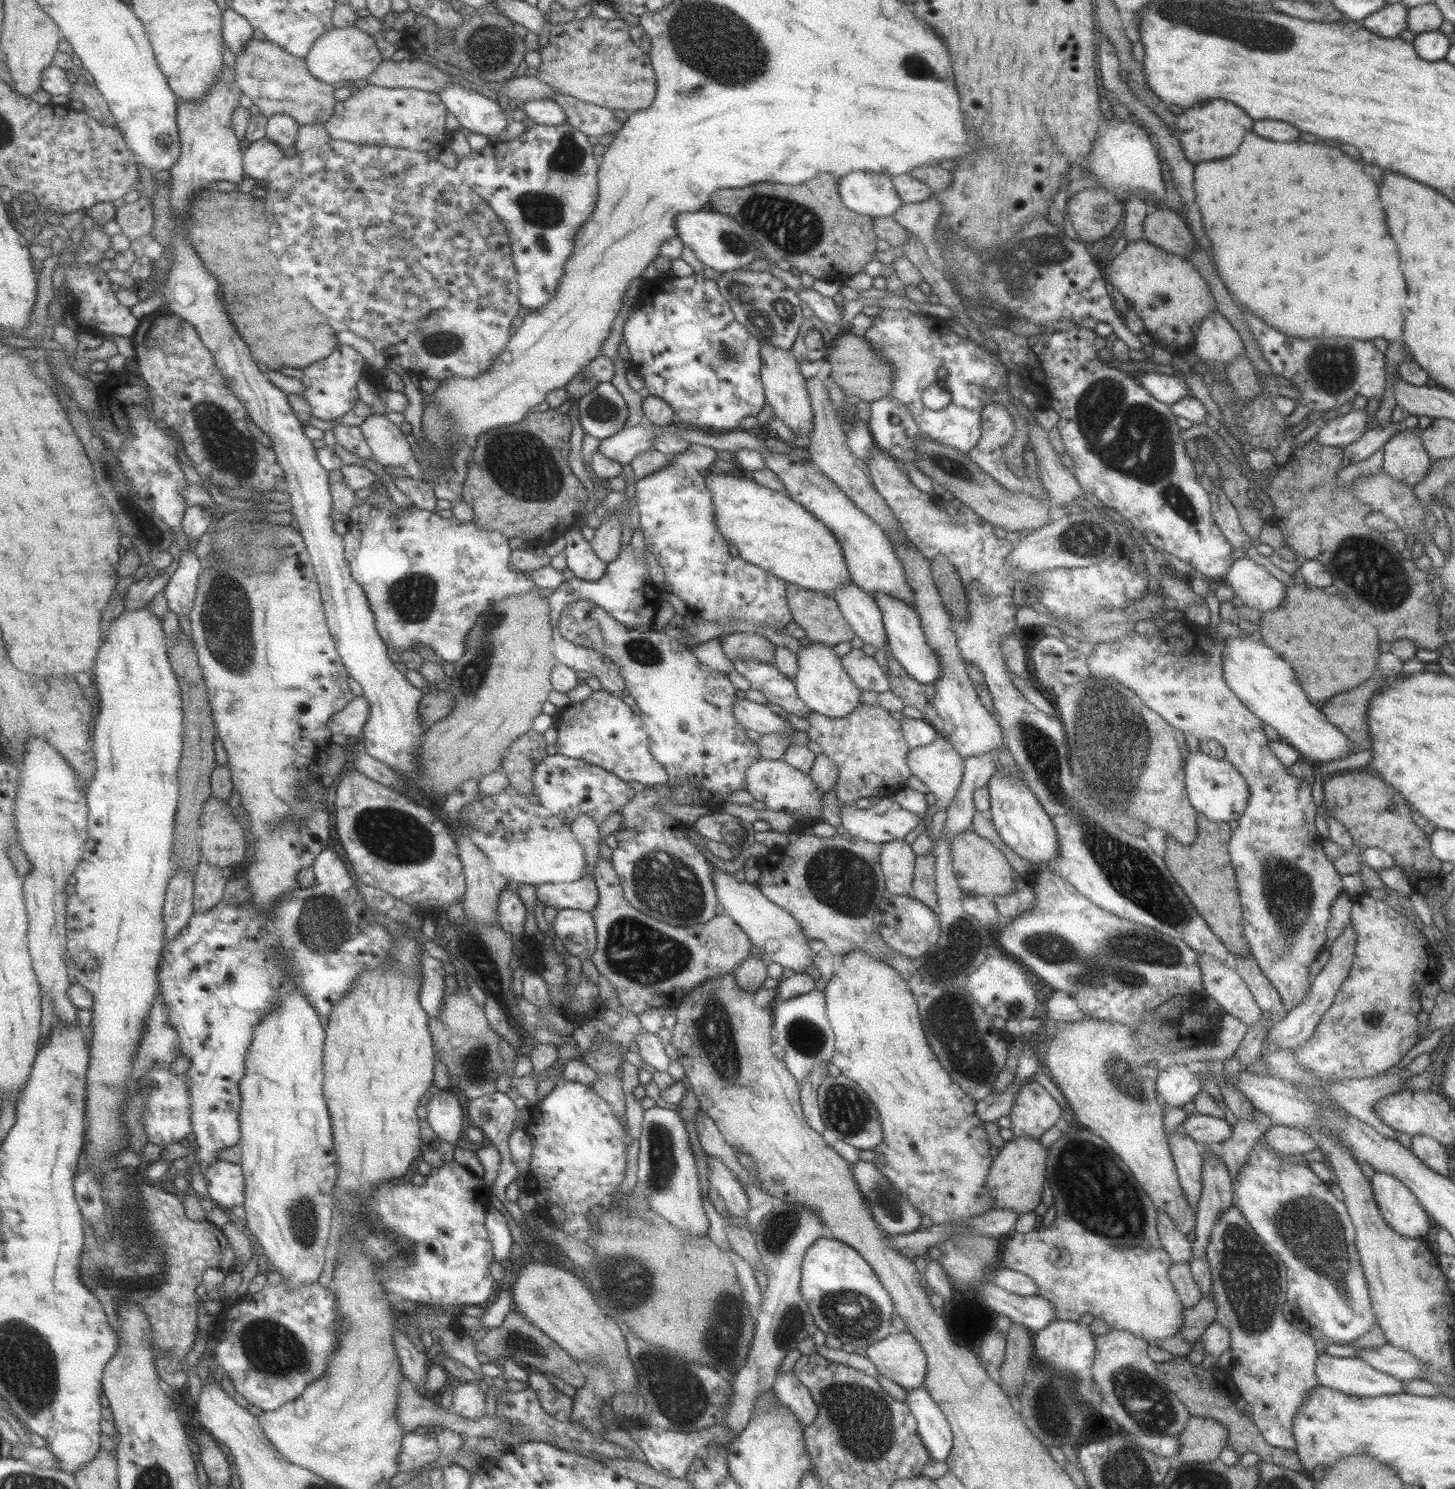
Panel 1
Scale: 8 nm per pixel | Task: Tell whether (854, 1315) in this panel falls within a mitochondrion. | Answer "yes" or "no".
yes

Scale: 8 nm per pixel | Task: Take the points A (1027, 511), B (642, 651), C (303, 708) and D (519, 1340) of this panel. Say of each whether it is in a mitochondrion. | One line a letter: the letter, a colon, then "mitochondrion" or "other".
A: other
B: mitochondrion
C: other
D: mitochondrion

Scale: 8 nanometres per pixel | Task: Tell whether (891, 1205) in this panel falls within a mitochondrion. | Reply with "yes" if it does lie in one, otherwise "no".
yes

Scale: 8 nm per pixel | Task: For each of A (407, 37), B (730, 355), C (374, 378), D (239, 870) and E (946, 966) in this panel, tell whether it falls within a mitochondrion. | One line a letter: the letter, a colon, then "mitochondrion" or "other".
A: other
B: mitochondrion
C: other
D: other
E: mitochondrion

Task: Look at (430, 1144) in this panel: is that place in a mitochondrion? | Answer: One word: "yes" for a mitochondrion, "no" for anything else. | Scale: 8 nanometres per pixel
no

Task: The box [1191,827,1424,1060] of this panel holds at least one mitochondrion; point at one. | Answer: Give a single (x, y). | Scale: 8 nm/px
(1290, 893)

